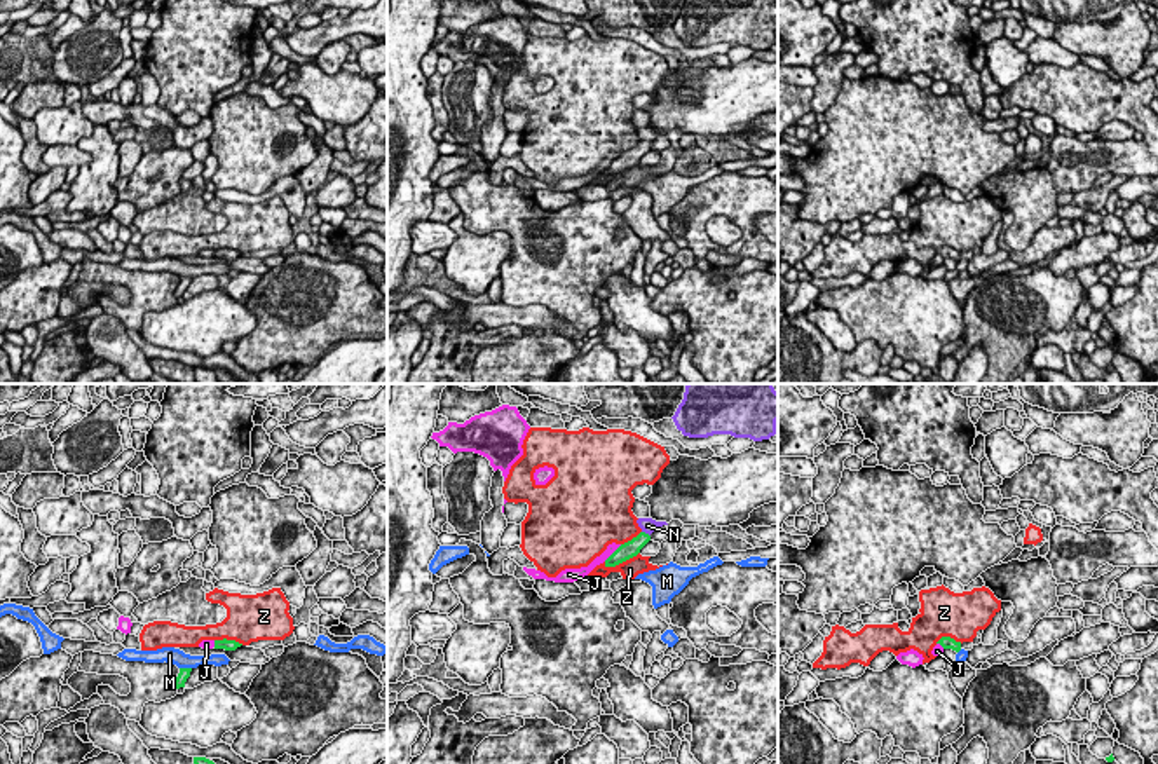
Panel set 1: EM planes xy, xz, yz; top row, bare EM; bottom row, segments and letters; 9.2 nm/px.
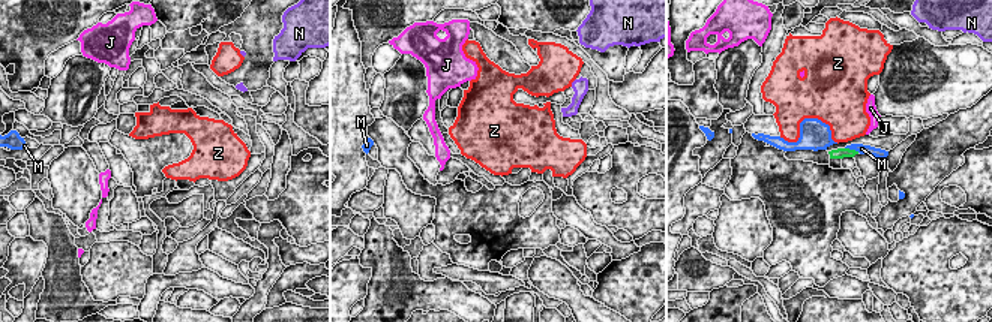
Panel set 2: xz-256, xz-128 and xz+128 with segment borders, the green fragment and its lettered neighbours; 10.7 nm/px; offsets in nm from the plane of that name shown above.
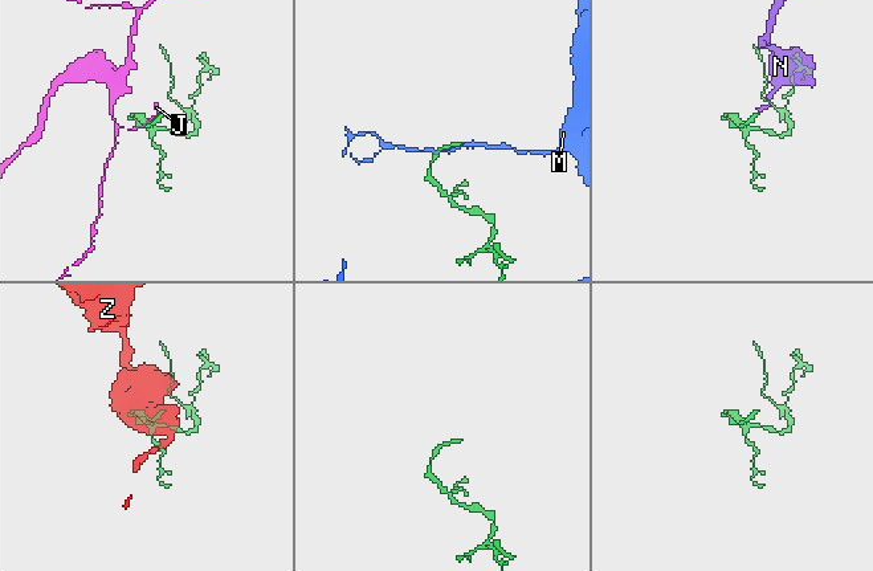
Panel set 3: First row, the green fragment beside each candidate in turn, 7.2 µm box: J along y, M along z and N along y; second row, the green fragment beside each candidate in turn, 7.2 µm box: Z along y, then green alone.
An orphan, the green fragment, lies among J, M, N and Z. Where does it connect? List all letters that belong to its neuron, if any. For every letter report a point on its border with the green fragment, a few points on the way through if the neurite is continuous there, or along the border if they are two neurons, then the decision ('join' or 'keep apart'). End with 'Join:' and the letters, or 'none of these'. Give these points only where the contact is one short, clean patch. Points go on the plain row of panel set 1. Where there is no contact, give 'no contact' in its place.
J: meets green in xz at (614, 161); keep apart
M: meets green in xy at (185, 278); border along xy (180, 276), (190, 278); keep apart
N: meets green in xz at (644, 142); runs through xz (632, 157), (644, 142), (647, 135); join
Z: meets green in xz at (621, 171); keep apart
Join: N

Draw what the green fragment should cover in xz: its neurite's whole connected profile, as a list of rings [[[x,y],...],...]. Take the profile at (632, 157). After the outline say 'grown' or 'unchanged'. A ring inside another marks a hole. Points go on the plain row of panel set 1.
[[[638,127],[637,129],[642,141],[633,147],[631,150],[621,153],[607,169],[605,176],[616,176],[640,162],[640,159],[651,150],[651,143],[663,134],[668,134],[666,131],[656,131],[652,127]]] | grown

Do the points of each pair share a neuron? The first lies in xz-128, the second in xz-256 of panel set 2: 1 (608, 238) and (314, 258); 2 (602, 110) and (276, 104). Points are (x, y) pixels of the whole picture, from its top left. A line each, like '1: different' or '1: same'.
1: same
2: same

